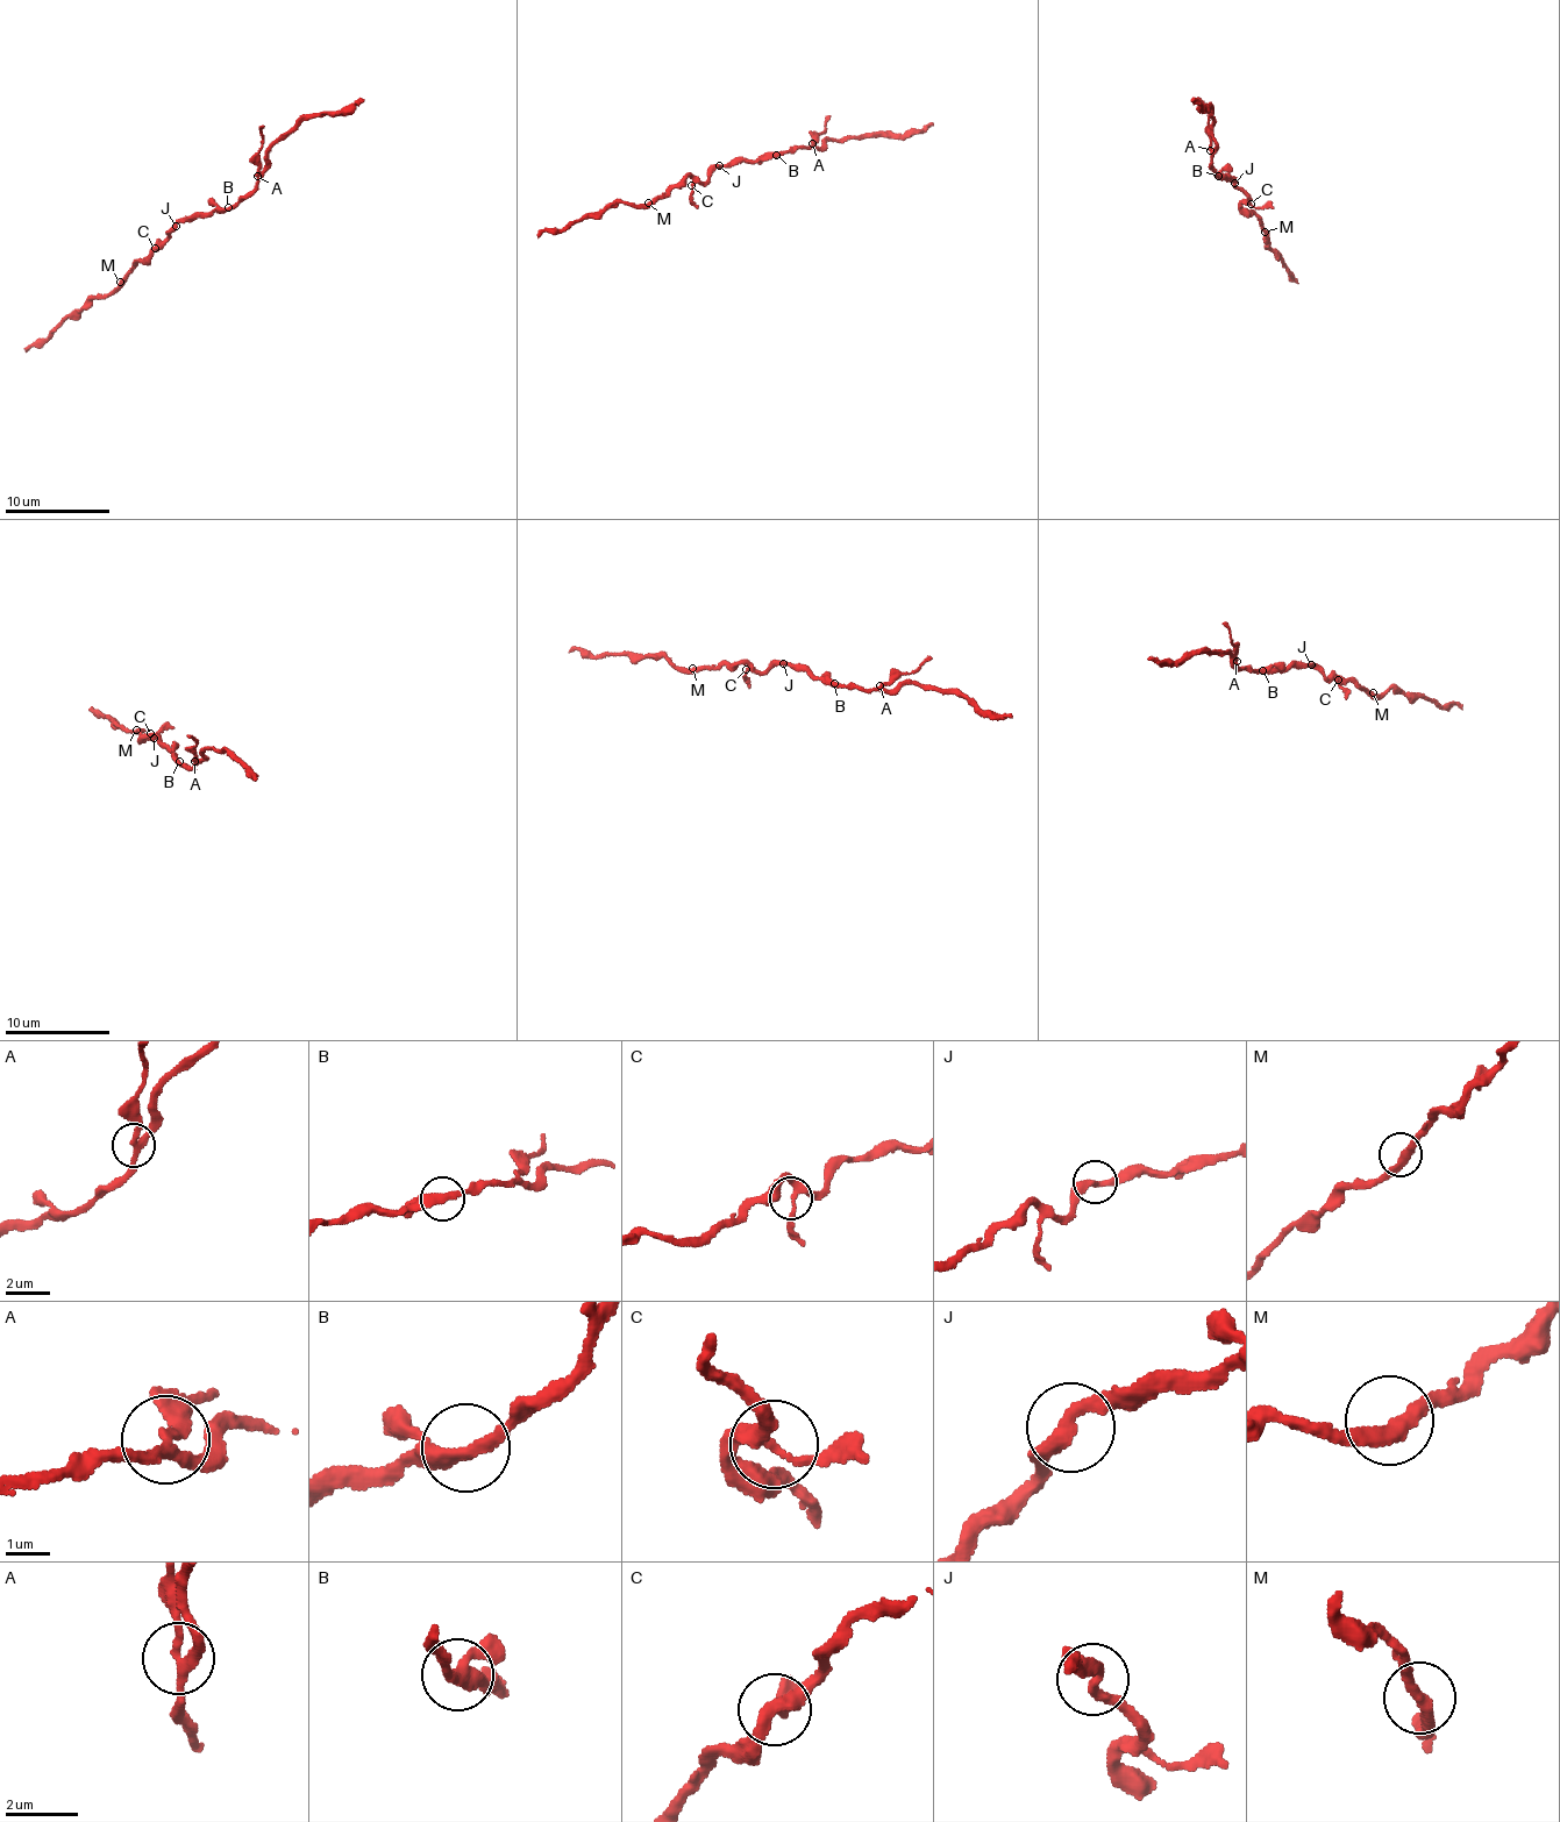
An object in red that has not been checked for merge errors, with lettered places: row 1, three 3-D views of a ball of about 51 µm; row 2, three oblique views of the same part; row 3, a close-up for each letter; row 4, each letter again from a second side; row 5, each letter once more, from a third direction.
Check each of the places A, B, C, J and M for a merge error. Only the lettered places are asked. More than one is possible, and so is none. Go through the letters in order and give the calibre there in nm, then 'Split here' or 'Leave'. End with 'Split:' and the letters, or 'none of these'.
A: Thickness 220 nm. Split here
B: Thickness 280 nm. Leave
C: Thickness 240 nm. Leave
J: Thickness 300 nm. Leave
M: Thickness 320 nm. Leave
Split: A

